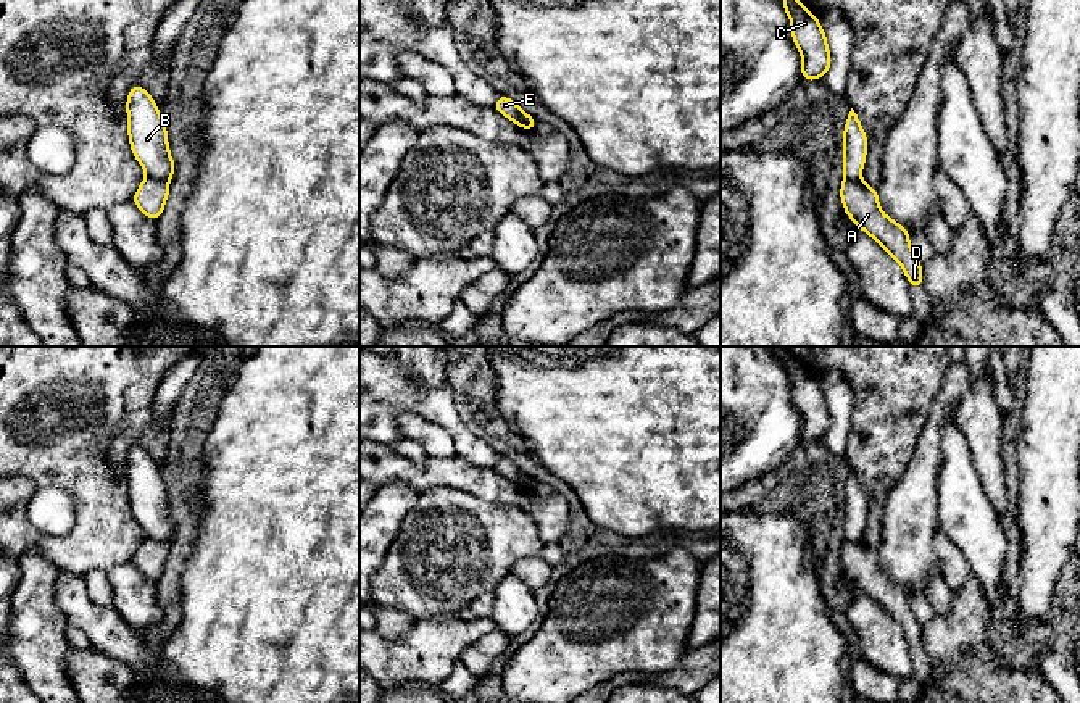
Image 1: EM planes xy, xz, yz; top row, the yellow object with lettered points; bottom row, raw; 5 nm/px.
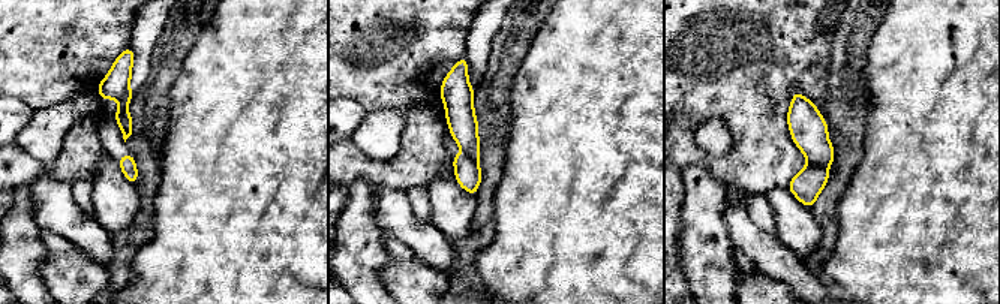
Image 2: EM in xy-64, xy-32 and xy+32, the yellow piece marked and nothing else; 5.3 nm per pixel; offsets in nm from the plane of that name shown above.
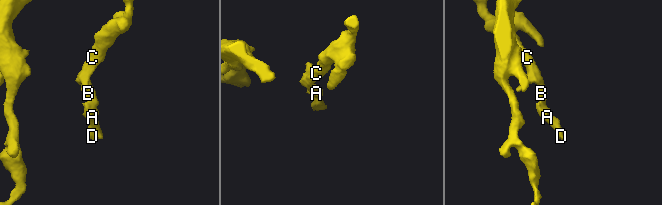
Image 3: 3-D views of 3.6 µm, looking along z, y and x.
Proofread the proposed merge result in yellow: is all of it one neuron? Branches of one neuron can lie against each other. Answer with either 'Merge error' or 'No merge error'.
Merge error

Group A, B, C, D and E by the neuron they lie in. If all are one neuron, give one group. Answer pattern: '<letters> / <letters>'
A D E / B C

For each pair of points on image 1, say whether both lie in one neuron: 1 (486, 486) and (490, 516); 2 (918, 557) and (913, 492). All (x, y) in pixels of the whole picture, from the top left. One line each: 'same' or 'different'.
1: different
2: same

